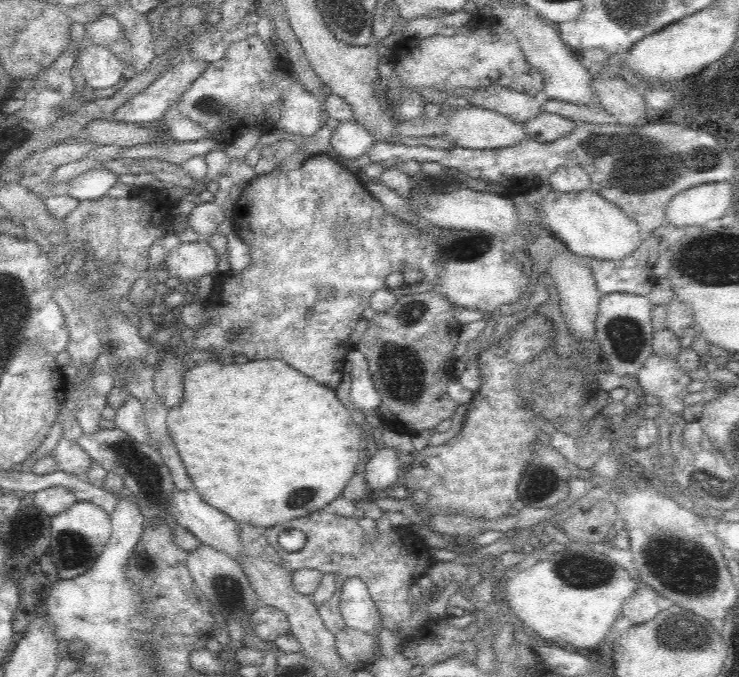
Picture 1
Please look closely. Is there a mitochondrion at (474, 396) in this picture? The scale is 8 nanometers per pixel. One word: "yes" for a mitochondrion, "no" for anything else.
no

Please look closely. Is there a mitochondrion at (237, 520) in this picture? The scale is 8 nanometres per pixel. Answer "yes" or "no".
no

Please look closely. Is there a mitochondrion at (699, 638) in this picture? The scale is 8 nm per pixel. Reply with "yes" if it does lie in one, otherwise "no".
yes

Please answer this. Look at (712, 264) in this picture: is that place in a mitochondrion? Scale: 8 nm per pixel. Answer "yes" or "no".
yes

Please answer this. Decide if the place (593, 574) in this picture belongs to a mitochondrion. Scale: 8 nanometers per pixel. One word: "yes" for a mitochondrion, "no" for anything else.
yes

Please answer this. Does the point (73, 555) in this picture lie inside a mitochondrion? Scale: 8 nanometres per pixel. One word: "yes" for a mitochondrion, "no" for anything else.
yes

